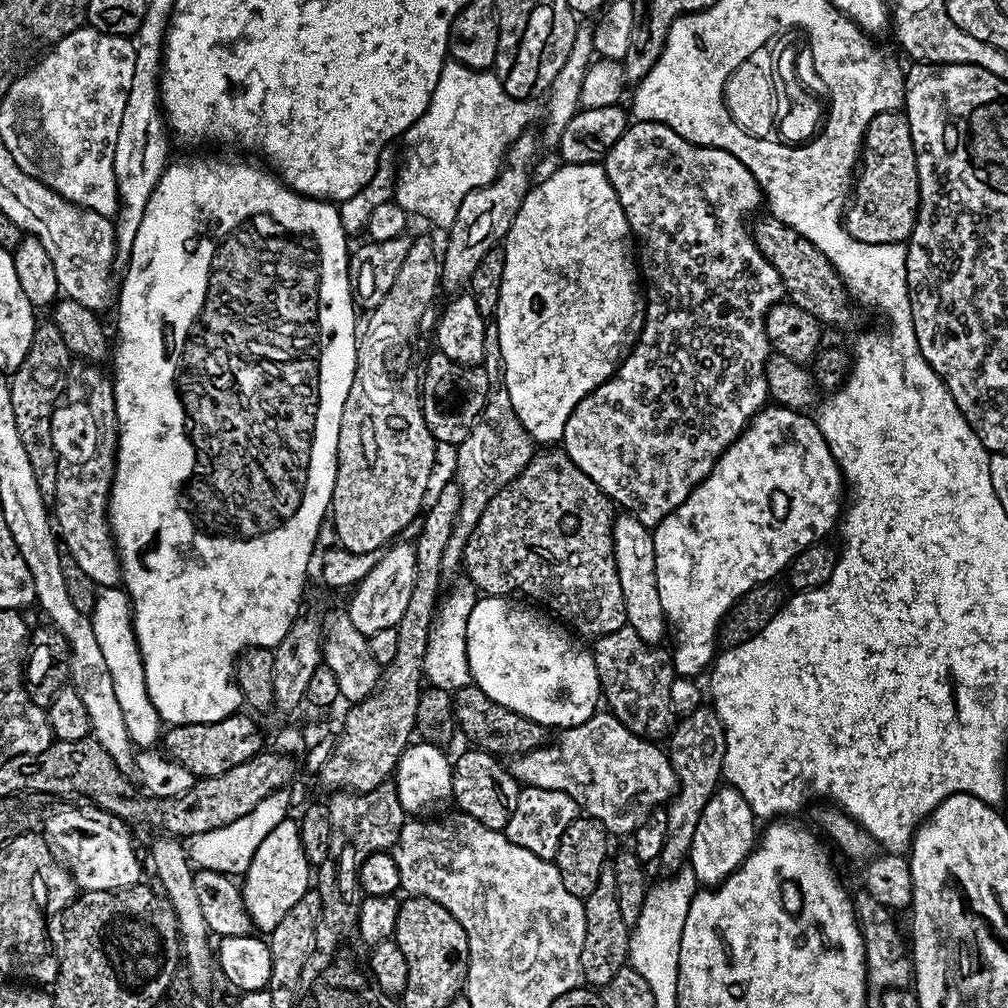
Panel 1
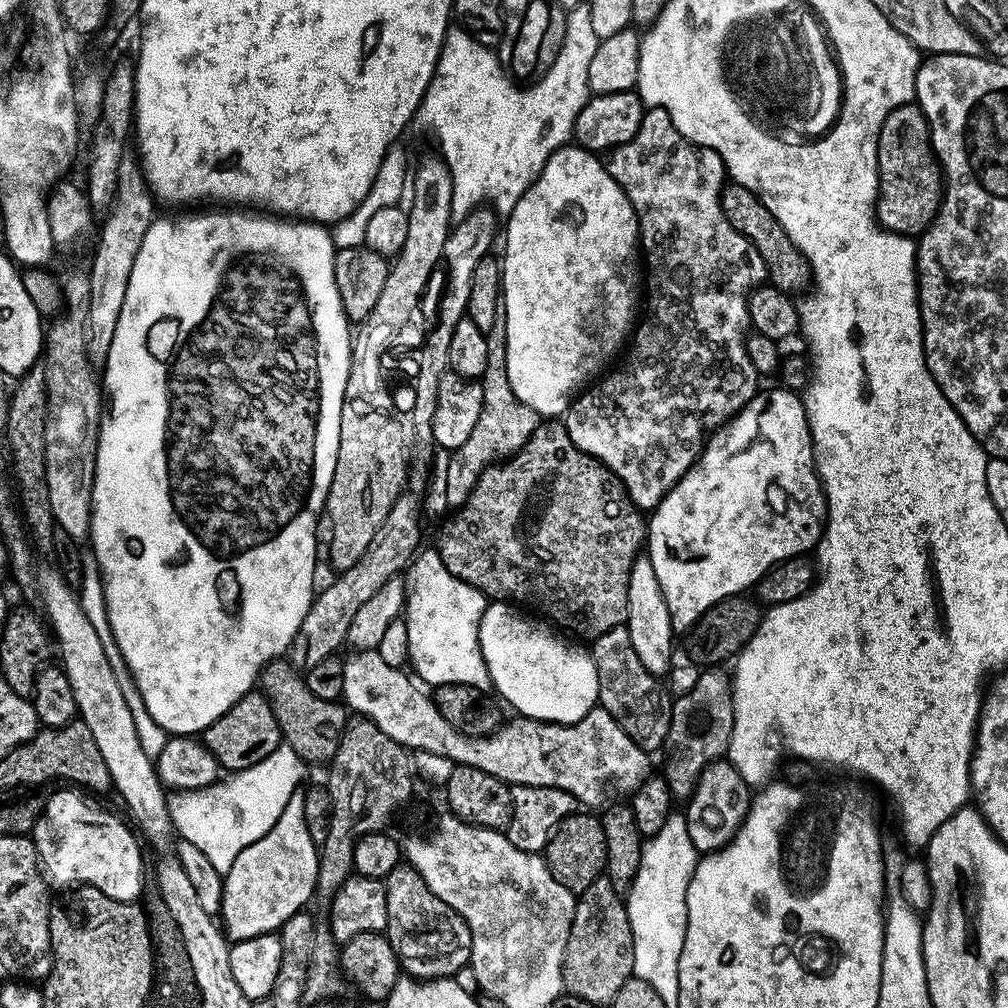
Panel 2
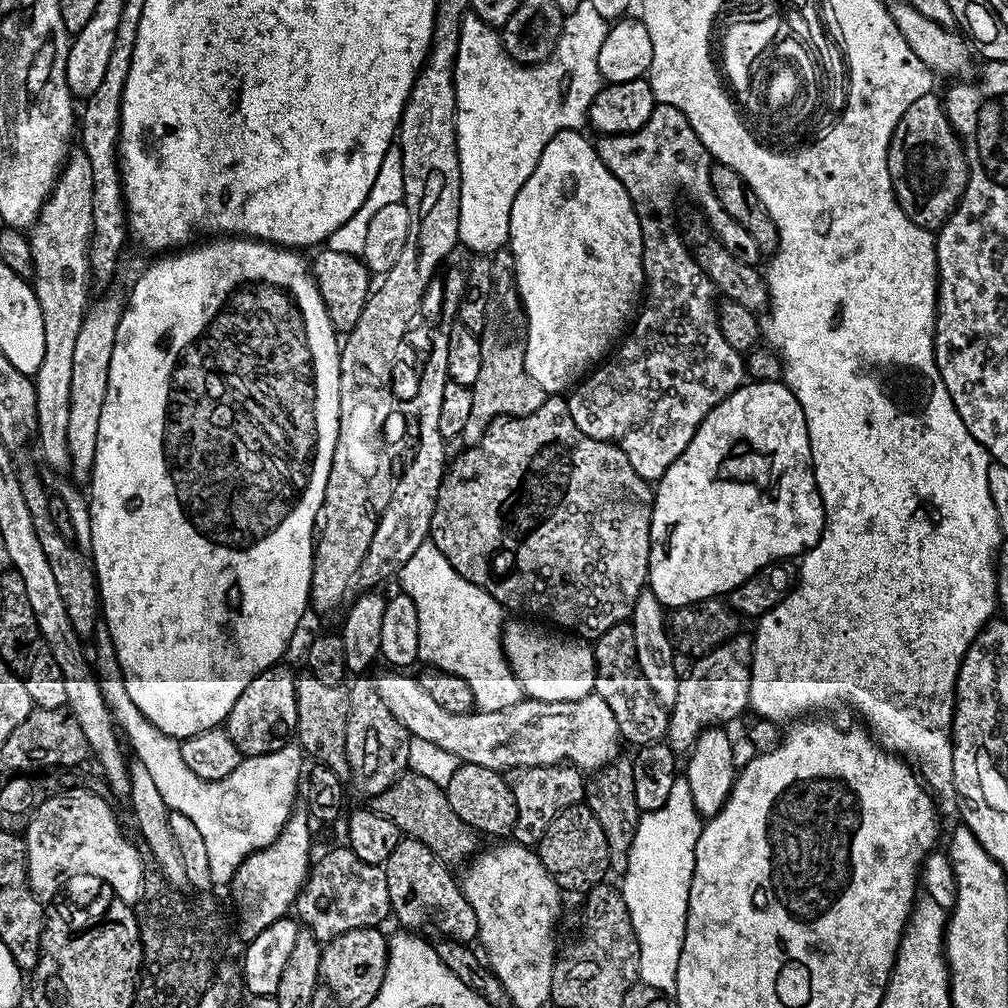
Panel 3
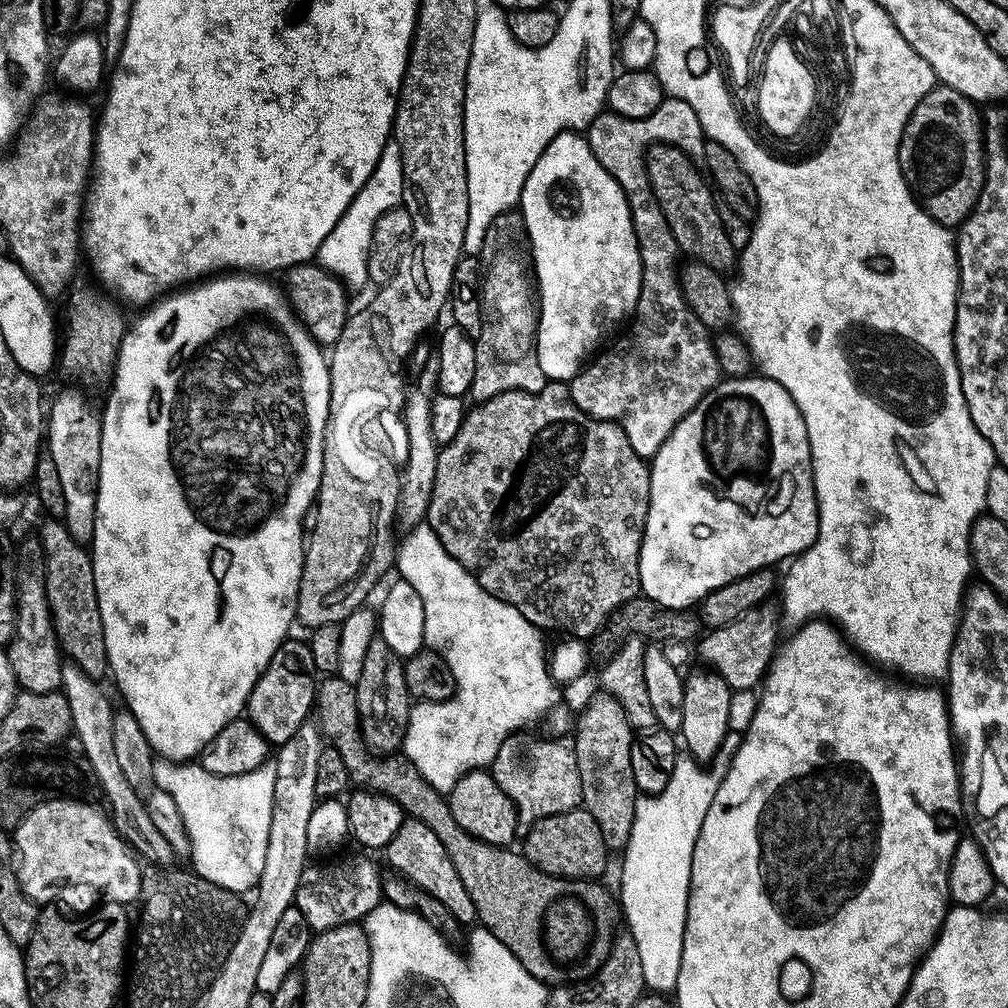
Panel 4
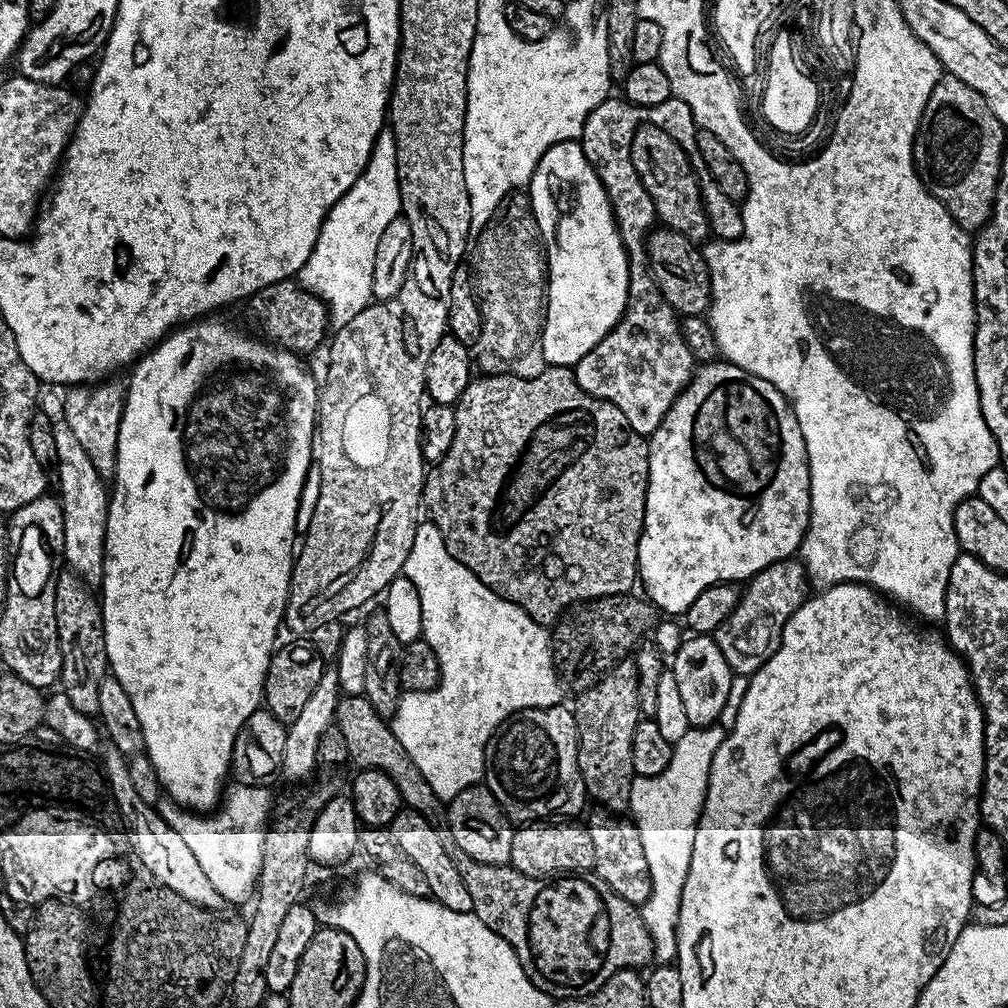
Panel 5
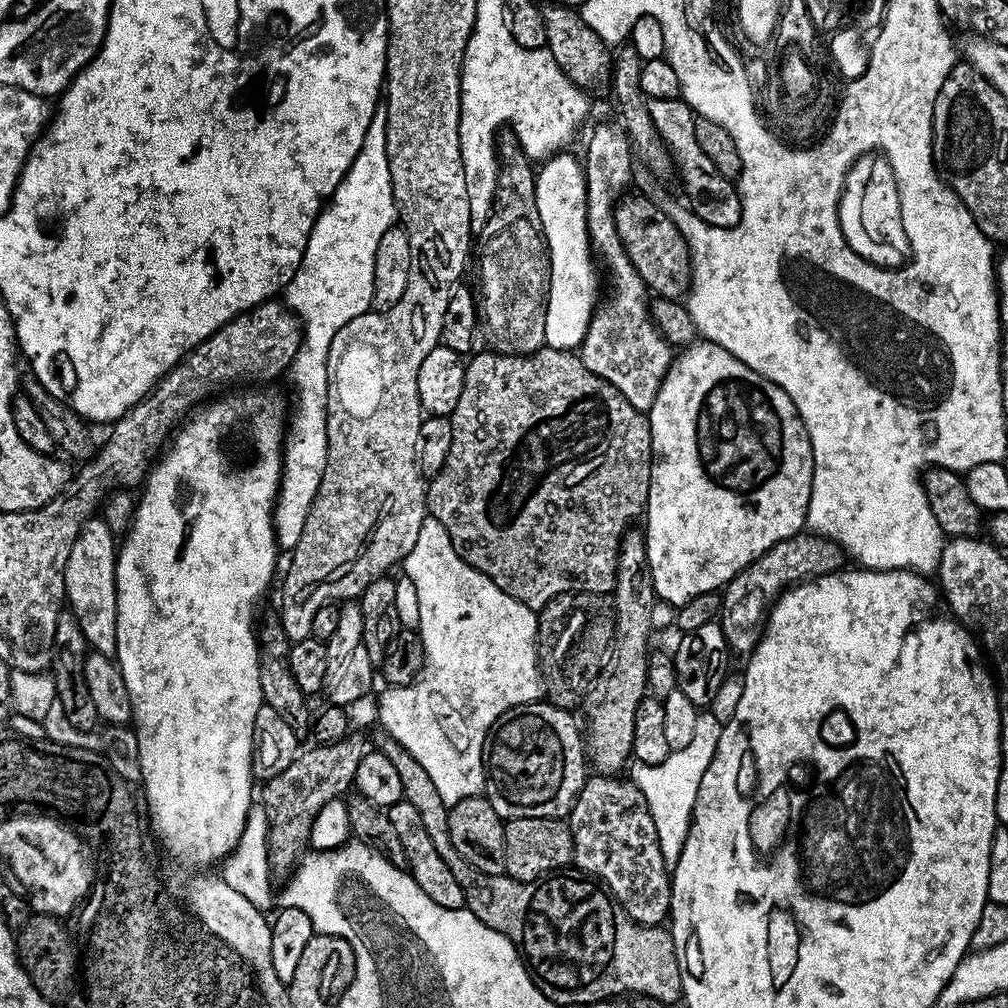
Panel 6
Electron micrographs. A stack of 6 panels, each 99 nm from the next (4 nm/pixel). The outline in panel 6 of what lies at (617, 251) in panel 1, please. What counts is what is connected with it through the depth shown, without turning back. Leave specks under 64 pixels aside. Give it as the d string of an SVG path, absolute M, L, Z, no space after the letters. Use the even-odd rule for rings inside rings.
M556 154L551 158L543 161L542 167L536 172L536 201L538 202L538 214L542 217L542 230L544 237L548 243L548 257L550 258L550 286L548 287L548 309L546 310L546 338L545 345L549 348L566 348L569 350L579 349L581 342L586 338L586 332L590 326L593 315L598 307L598 299L596 295L600 292L600 284L596 281L596 268L592 265L592 256L594 260L594 245L588 239L588 202L586 200L586 182L584 181L584 169L581 161L576 160L572 156L564 156L565 154Z

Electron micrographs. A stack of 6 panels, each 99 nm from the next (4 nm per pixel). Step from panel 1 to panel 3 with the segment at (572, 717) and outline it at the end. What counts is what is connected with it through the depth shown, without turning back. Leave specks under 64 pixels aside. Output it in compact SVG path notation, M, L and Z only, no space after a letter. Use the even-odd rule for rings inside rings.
M509 623L502 633L504 655L520 680L523 695L542 702L574 702L593 695L596 686L593 649L589 645L587 648L583 639L552 632L543 632L532 624Z

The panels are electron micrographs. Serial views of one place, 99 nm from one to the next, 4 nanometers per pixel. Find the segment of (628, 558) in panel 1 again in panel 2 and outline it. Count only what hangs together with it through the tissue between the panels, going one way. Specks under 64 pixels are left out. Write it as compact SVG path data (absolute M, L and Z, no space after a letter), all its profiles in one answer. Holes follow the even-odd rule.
M644 554L636 557L630 570L626 627L630 634L630 642L634 646L634 654L638 654L642 666L646 666L650 674L661 678L667 677L667 672L672 668L672 639L674 639L672 615L666 606L662 586L658 586L658 574L654 574L654 566Z

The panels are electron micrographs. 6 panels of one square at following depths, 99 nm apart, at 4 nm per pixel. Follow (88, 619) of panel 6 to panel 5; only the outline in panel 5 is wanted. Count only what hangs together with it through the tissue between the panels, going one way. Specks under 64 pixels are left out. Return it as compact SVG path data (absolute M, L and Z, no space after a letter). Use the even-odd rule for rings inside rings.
M60 422L54 430L54 442L58 446L58 477L64 506L64 555L67 567L81 576L90 586L99 585L104 577L104 547L106 546L106 514L108 513L109 489L106 482L94 470L94 462L82 450L74 430Z

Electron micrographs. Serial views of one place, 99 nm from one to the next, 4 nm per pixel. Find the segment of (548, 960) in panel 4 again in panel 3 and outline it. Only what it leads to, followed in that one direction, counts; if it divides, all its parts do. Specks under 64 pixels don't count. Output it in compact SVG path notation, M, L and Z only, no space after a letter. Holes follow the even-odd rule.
M300 674L296 677L296 693L298 722L295 739L315 763L326 765L330 770L334 770L334 774L338 774L340 780L347 781L352 774L346 758L346 722L350 714L349 689L344 684L326 686L326 682L318 682L318 678L311 674ZM411 770L405 772L386 790L382 790L382 794L371 797L370 807L373 812L390 818L390 822L394 822L394 826L398 826L407 839L422 842L445 862L477 855L477 833L466 822L462 822L458 814L454 814L447 791L441 785L430 782L430 778L422 778L422 774Z

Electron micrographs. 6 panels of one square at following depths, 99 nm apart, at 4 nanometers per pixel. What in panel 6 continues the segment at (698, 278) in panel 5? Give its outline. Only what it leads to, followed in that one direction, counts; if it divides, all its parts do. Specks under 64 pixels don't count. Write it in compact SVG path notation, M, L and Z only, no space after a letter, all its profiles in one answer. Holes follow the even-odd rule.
M625 195L616 210L616 229L630 262L638 274L642 274L642 282L649 293L665 300L687 297L692 287L692 252L682 230L678 230L663 207L659 208L644 196L632 195Z

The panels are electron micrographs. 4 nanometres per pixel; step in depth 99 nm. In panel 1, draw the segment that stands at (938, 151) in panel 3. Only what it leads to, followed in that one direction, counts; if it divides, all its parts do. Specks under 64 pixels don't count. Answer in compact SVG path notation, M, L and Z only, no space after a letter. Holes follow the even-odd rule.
M900 110L879 112L864 135L854 191L842 217L844 229L867 244L898 244L914 230L919 205L920 179L908 117Z

